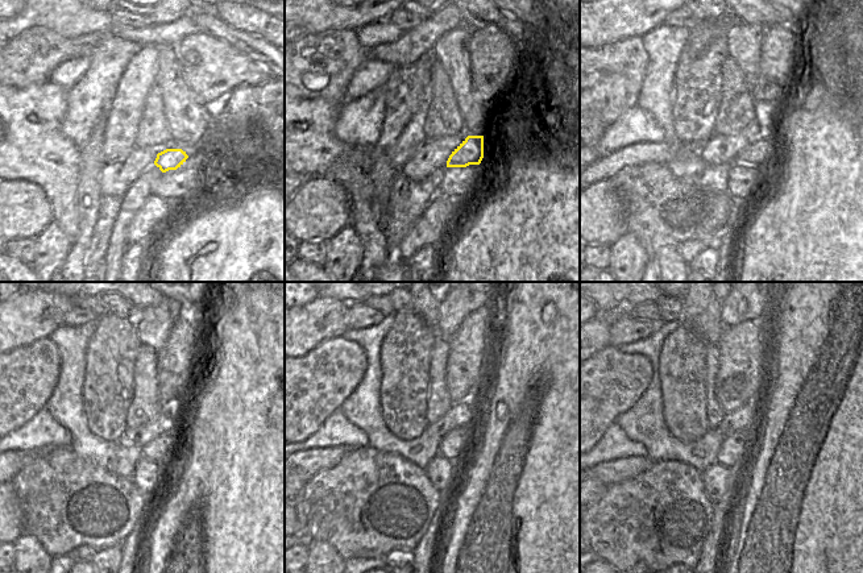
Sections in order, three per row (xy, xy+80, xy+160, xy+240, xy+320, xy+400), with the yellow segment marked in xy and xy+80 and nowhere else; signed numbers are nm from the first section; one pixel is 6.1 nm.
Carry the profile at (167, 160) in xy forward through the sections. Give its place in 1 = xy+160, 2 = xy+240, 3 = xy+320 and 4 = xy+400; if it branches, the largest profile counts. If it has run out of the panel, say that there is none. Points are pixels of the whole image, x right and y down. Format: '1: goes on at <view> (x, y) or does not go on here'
1: goes on at xy+160 (758, 153)
2: goes on at xy+240 (160, 448)
3: goes on at xy+320 (452, 445)
4: goes on at xy+400 (735, 447)

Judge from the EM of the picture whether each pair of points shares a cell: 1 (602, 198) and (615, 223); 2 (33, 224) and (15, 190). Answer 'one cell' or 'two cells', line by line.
1: one cell
2: one cell

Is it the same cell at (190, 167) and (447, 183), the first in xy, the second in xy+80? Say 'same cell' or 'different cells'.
same cell

